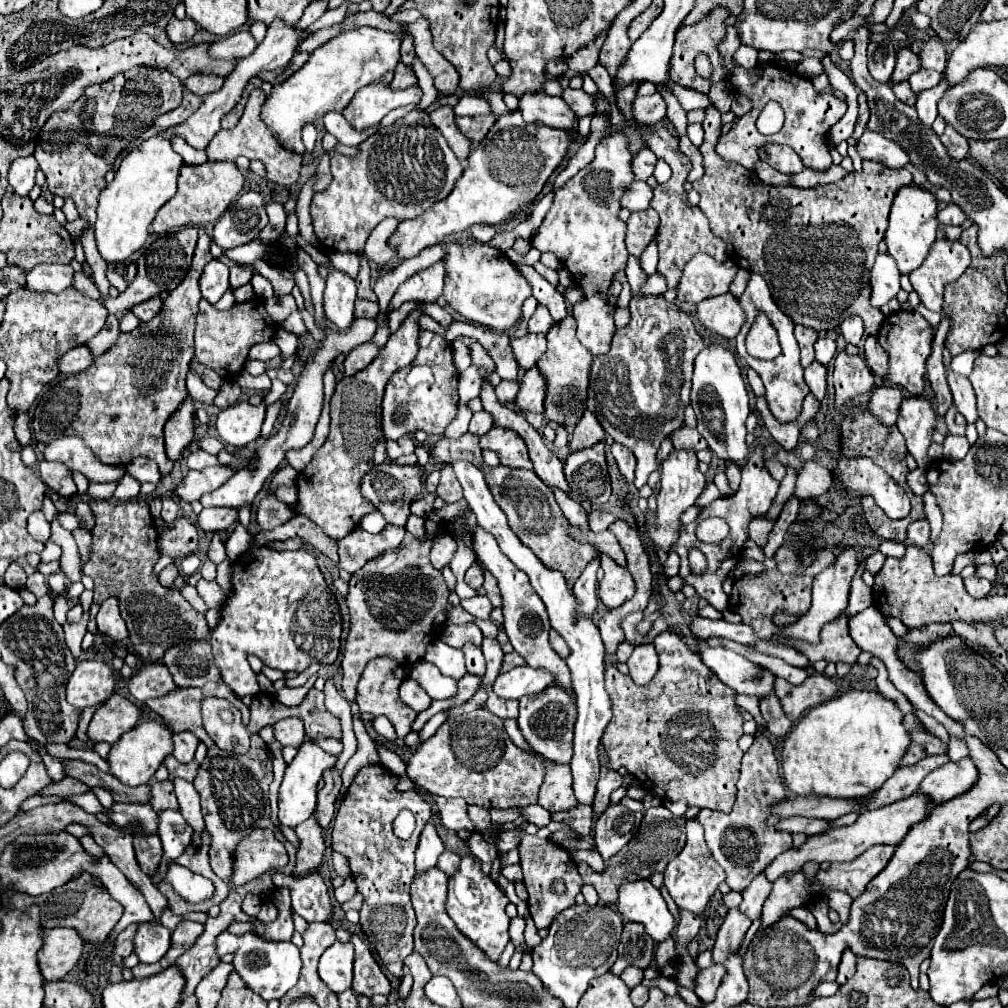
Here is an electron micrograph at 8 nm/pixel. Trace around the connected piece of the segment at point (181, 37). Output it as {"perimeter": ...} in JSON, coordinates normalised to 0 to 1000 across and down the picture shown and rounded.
{"perimeter":[[[175,16],[169,18],[167,28],[165,28],[167,38],[169,38],[171,44],[183,44],[183,42],[187,42],[187,40],[194,34],[194,30],[196,30],[196,28],[194,28],[192,20],[188,20],[188,18],[177,20]]]}

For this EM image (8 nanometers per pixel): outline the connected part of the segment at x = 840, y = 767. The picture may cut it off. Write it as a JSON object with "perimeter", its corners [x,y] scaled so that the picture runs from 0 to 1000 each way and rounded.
{"perimeter":[[[841,685],[812,698],[778,734],[776,764],[790,790],[812,788],[825,792],[857,792],[871,784],[893,760],[903,740],[891,700],[867,685]]]}

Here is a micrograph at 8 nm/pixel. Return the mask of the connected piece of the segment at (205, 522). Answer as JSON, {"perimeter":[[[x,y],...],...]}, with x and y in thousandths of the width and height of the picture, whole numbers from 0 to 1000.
{"perimeter":[[[202,504],[196,512],[196,520],[204,528],[222,528],[236,514],[236,506],[232,504]]]}

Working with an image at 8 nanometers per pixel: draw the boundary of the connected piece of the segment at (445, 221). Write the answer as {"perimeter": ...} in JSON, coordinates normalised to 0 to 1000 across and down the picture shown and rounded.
{"perimeter":[[[516,111],[496,115],[492,119],[492,123],[488,125],[488,129],[482,133],[482,137],[466,151],[466,155],[462,159],[462,167],[460,167],[458,175],[454,177],[450,188],[440,198],[427,204],[419,214],[415,214],[411,218],[401,218],[395,224],[395,230],[389,234],[389,244],[393,244],[395,256],[397,258],[411,256],[411,254],[415,254],[417,248],[437,242],[442,234],[456,232],[462,226],[466,226],[468,222],[496,222],[500,216],[510,212],[518,202],[528,200],[538,190],[546,173],[556,165],[556,161],[563,153],[563,145],[567,139],[569,139],[569,135],[565,129],[556,129],[556,127],[548,127],[548,125],[534,123],[534,121],[524,123],[518,119]]]}

